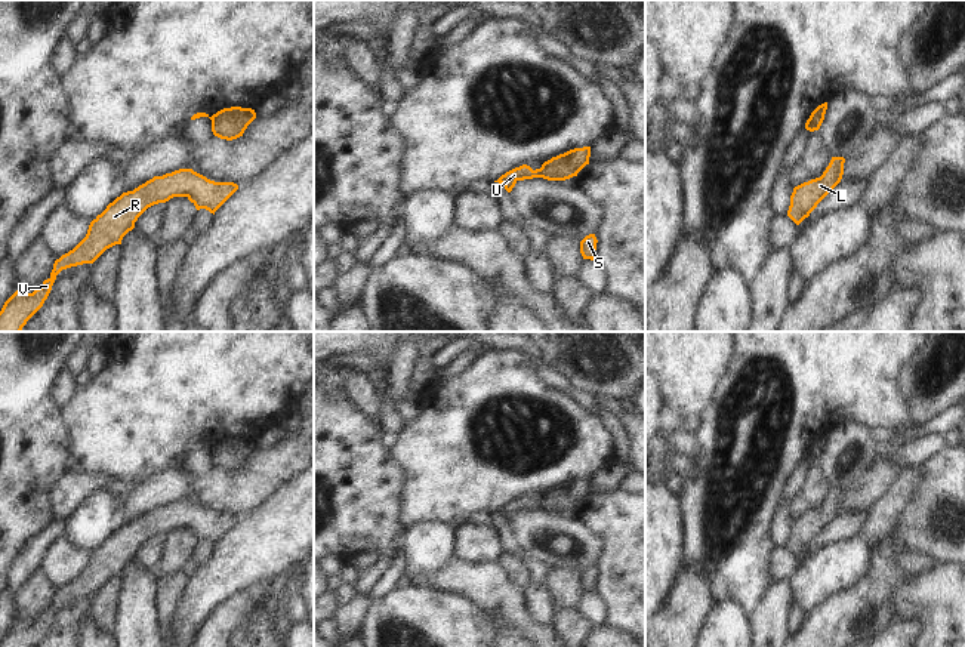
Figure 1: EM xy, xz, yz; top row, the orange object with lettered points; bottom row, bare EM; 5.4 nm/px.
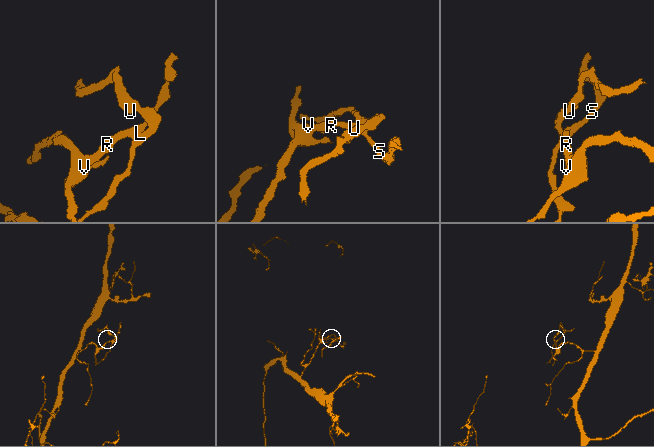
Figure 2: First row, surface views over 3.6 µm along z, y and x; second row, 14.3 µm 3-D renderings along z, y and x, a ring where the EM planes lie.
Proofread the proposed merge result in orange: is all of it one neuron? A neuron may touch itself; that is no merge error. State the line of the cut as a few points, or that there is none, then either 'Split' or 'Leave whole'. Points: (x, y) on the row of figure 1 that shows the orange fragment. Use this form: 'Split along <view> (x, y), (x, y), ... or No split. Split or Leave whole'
Split along xz (539, 169), (540, 176). Split.

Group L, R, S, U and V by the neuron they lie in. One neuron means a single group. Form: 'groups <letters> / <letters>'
groups L R S V / U

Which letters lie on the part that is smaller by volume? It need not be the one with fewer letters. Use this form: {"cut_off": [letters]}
{"cut_off": ["U"]}

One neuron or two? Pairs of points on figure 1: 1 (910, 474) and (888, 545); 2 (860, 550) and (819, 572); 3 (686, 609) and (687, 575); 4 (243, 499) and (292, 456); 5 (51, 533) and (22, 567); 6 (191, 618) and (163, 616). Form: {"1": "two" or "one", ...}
{"1": "two", "2": "one", "3": "one", "4": "one", "5": "one", "6": "two"}

